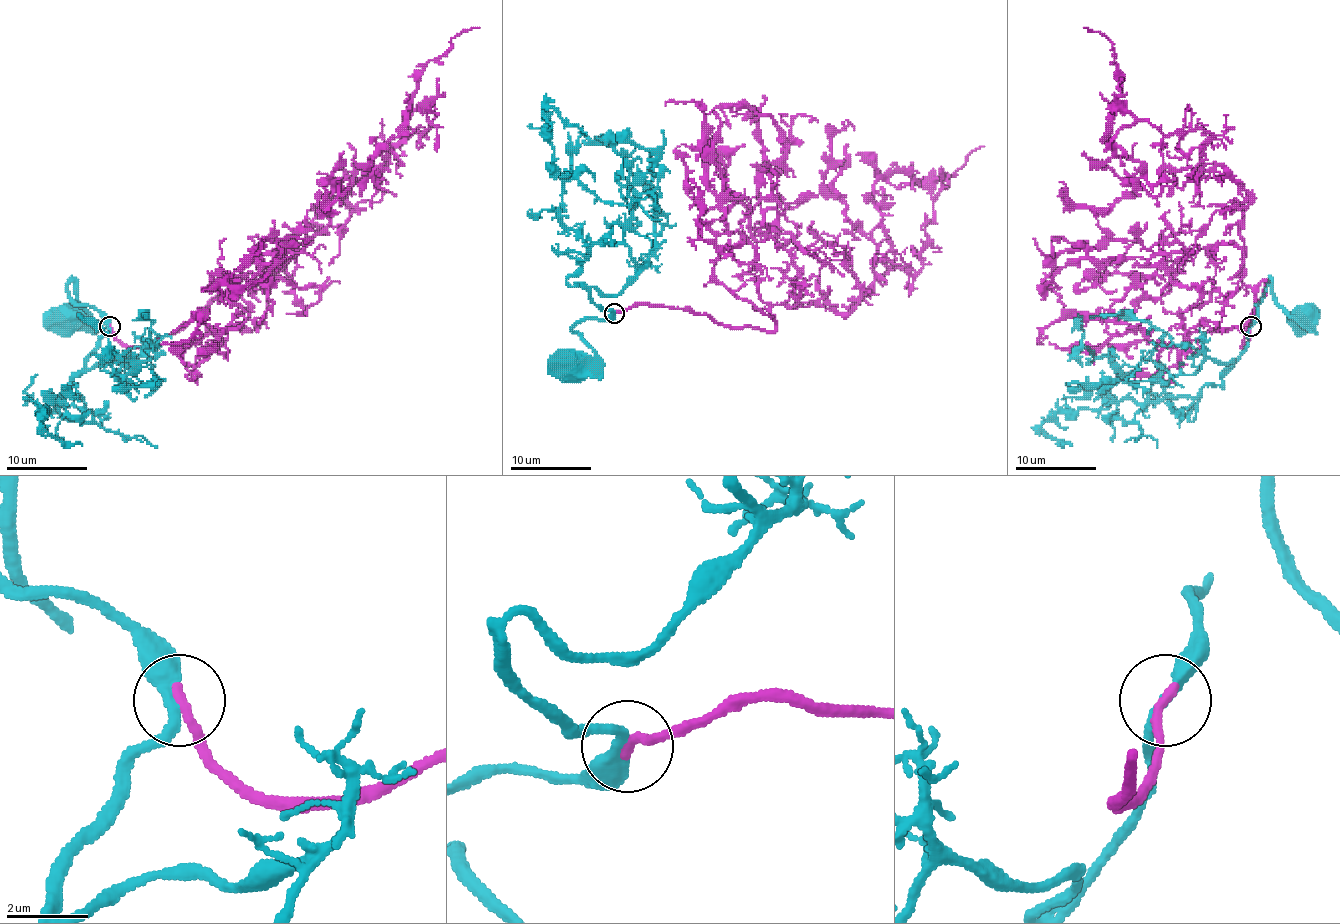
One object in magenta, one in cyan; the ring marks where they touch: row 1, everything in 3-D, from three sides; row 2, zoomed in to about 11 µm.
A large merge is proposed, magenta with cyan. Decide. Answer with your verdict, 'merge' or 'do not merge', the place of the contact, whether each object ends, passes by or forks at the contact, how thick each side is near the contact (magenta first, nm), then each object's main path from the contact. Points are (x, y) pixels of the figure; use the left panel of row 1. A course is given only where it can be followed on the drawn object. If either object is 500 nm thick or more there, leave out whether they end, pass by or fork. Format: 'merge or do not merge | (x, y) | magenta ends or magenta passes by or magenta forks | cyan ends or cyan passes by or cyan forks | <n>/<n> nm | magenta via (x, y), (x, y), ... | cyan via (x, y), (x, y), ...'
merge | (110, 326) | magenta ends | cyan passes by | 280/320 nm | magenta via (110, 326), (149, 346), (266, 287), (323, 206), (370, 165), (378, 184), (418, 72), (479, 28) | cyan via (108, 326), (96, 310), (69, 295), (71, 281), (76, 299), (90, 316), (78, 324), (69, 318)

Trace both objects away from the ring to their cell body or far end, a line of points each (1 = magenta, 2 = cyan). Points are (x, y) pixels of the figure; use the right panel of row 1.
1: (1250, 326), (1268, 283), (1242, 281), (1250, 194), (1120, 157), (1122, 72), (1084, 28)
2: (1250, 326), (1268, 281), (1274, 299), (1291, 316), (1305, 324), (1305, 318)

